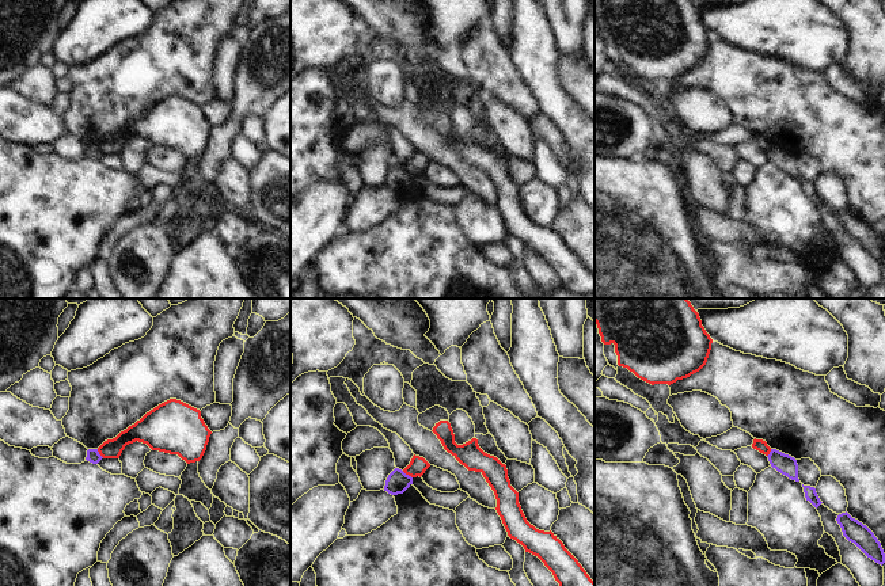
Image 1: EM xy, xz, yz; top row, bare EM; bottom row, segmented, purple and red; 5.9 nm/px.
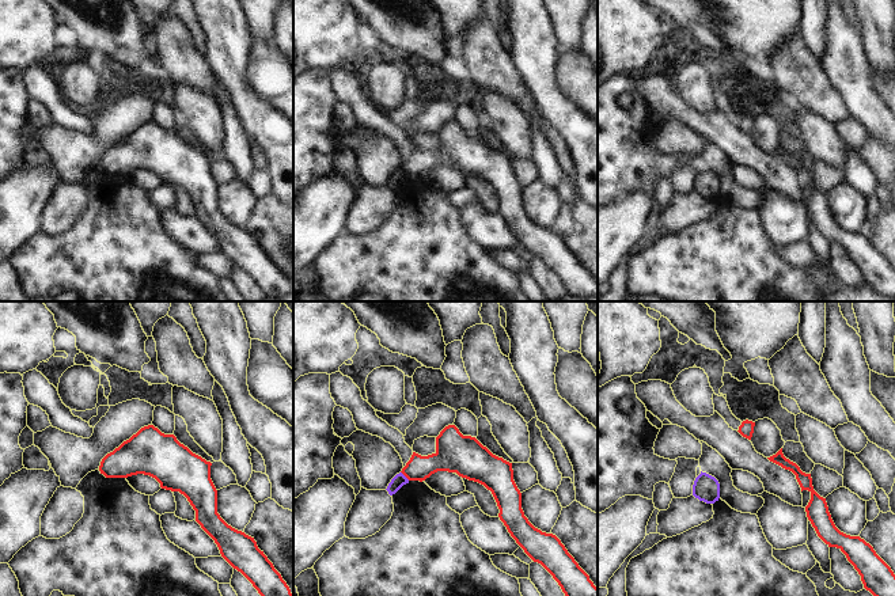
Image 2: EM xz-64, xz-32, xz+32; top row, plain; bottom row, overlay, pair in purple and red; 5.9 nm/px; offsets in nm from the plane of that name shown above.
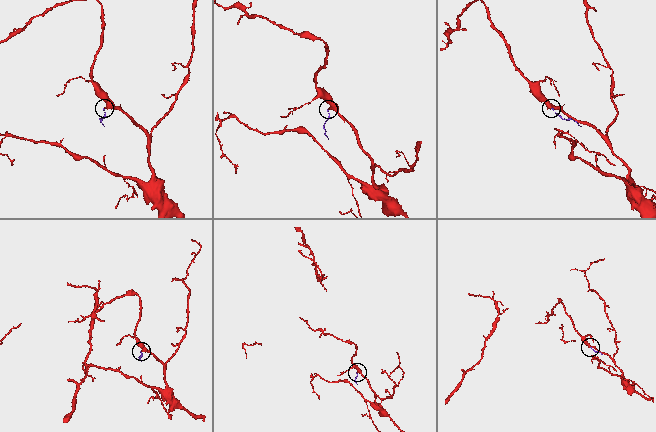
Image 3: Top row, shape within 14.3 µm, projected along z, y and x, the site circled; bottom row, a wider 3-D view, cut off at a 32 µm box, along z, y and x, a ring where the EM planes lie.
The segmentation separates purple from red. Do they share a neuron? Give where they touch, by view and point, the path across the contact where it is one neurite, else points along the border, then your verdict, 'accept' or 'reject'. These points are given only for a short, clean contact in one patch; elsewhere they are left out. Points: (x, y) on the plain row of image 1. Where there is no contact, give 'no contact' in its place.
xz (407, 171) | along xz (402, 167), (411, 174) | reject

